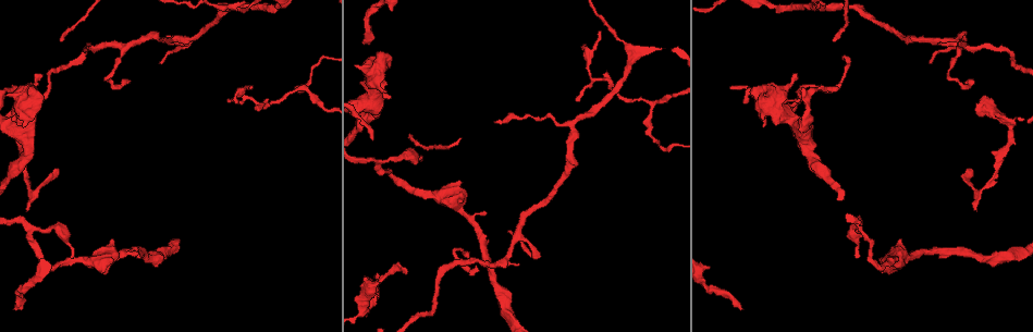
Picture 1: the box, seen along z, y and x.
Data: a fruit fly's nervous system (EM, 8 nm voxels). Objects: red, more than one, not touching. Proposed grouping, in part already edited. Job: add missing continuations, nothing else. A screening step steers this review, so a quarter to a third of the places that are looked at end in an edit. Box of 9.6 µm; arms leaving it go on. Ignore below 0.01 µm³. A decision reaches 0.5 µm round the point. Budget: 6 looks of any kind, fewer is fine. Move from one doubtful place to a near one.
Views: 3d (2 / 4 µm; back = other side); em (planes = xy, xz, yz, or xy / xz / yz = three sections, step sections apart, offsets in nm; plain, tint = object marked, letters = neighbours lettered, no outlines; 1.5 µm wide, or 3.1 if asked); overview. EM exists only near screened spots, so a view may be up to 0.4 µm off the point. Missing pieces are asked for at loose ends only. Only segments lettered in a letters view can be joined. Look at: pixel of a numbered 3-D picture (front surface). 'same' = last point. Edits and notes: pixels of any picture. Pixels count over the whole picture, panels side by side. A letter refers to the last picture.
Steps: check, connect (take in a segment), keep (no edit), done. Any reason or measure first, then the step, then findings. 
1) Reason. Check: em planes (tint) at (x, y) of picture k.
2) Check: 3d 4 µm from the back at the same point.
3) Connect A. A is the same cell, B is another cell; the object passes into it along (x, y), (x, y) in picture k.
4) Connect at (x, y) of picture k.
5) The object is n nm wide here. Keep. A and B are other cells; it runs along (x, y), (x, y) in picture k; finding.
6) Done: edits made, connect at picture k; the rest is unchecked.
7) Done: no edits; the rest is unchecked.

Thin end. Check: em planes (letters) at (42, 75) of picture 1.

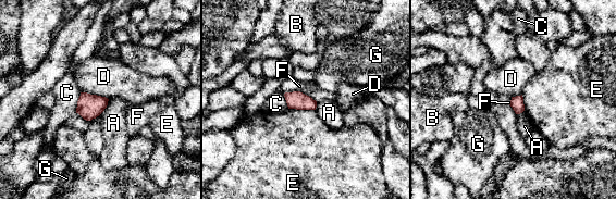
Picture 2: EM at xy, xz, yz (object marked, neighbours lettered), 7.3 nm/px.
Keep. A, B, C, D, E, F and G are other cells; a border runs along (283, 94), (299, 91), (317, 101) in picture 2; none of them fits.

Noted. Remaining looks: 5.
Branch stops here. Check: 3d 2 µm at (484, 211) of picture 1.

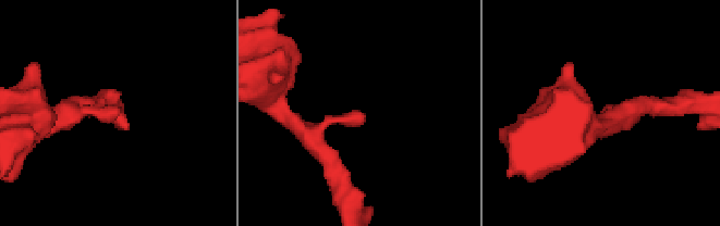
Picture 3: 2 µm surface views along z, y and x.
The arms are 170, 180 nm wide; shape alone is not enough. Check: em xy step 8 (letters) at (363, 115) of picture 3.

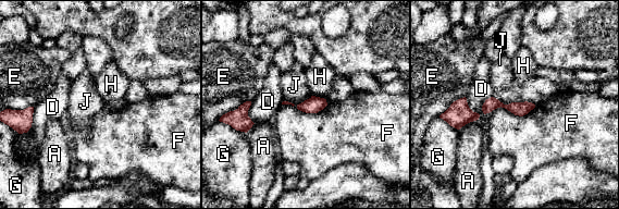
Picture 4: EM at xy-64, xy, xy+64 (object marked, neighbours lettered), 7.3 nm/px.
The object is 100 nm wide here. Keep. A, D, E, F, G, H and J are other cells; it runs along (531, 106), (490, 105), (484, 108) in picture 4; no lettered segment goes on from it.

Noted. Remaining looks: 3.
Thin end. Check: em xz step 4 (letters) at (366, 43) of picture 1.

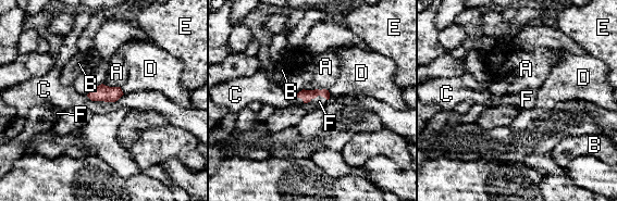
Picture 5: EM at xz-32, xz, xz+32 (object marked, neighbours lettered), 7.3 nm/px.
The object is 90 nm wide here; the longest contact is with C, 280 nm. Connect F. F is the same cell, A, B, C, D and E are other cells; the neuron continues.

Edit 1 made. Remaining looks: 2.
Done: edits made, connect at picture 5; the rest is unchecked.

